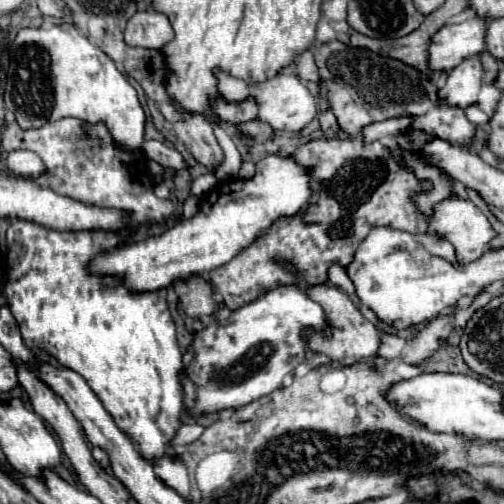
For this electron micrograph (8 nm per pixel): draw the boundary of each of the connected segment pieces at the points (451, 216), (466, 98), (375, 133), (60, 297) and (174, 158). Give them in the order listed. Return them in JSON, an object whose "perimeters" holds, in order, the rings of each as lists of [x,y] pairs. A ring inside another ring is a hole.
{"perimeters":[[[[450,198],[446,202],[440,202],[434,208],[434,218],[430,222],[428,232],[442,234],[456,248],[458,264],[470,264],[478,260],[490,248],[490,242],[498,236],[498,232],[492,228],[488,218],[470,200],[464,200],[464,198]]],[[[468,58],[450,72],[446,86],[440,88],[438,92],[438,100],[450,102],[452,106],[458,108],[474,106],[478,102],[482,80],[484,80],[484,70],[480,58]]],[[[390,118],[386,122],[374,122],[362,130],[362,142],[372,144],[376,140],[390,140],[394,134],[404,132],[410,126],[410,118]]],[[[12,220],[6,232],[6,286],[2,300],[8,304],[16,318],[20,332],[24,330],[24,344],[32,350],[44,350],[54,356],[64,368],[78,372],[94,394],[100,398],[116,426],[138,446],[140,456],[146,460],[170,458],[176,454],[168,452],[170,442],[182,426],[180,414],[184,410],[184,388],[182,388],[182,354],[176,344],[176,330],[168,312],[166,290],[130,294],[120,280],[104,276],[96,278],[86,272],[88,262],[106,250],[118,246],[126,238],[128,230],[122,232],[54,232],[44,226],[26,220]]],[[[146,140],[146,142],[142,144],[142,150],[144,150],[144,154],[146,154],[148,158],[156,160],[158,164],[162,164],[162,166],[166,166],[166,168],[180,170],[180,168],[186,166],[186,162],[184,162],[184,158],[182,158],[182,154],[180,154],[178,150],[166,146],[166,144],[158,142],[158,140]]]]}

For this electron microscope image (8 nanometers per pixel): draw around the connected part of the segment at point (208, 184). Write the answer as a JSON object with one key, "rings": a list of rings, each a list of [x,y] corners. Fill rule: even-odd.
{"rings":[[[214,174],[202,175],[198,178],[200,179],[196,179],[193,184],[193,195],[198,197],[207,194],[208,191],[210,192],[218,184]]]}

